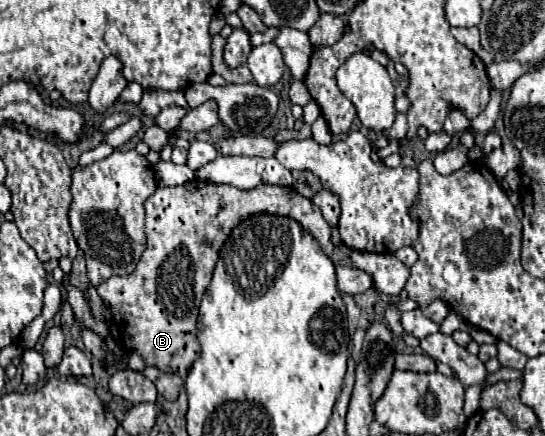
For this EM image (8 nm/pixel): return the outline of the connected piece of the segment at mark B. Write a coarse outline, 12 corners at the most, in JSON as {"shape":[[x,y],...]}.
{"shape":[[200,179],[146,201],[134,275],[96,287],[118,345],[184,379],[198,307],[244,217],[292,217],[332,255],[292,187]]}

